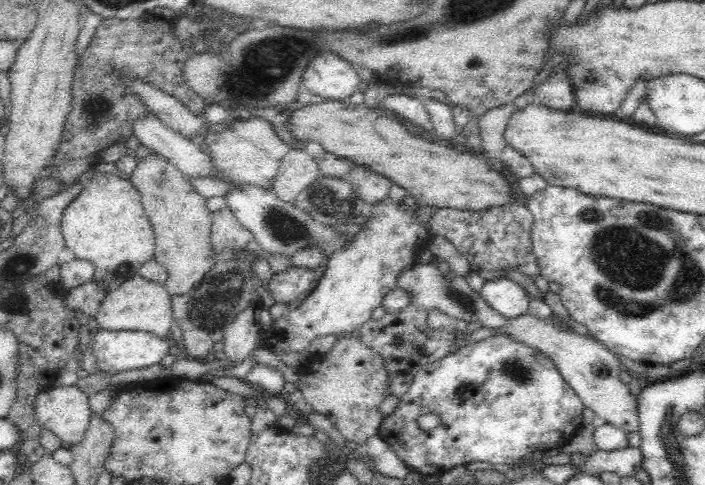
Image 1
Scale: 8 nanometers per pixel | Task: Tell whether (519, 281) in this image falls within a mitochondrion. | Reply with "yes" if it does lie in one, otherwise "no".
no

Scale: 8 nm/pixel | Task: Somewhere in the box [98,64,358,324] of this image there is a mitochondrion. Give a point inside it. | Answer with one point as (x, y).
(286, 228)

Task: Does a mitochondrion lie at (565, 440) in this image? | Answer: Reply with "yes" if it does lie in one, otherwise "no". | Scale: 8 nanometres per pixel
no

